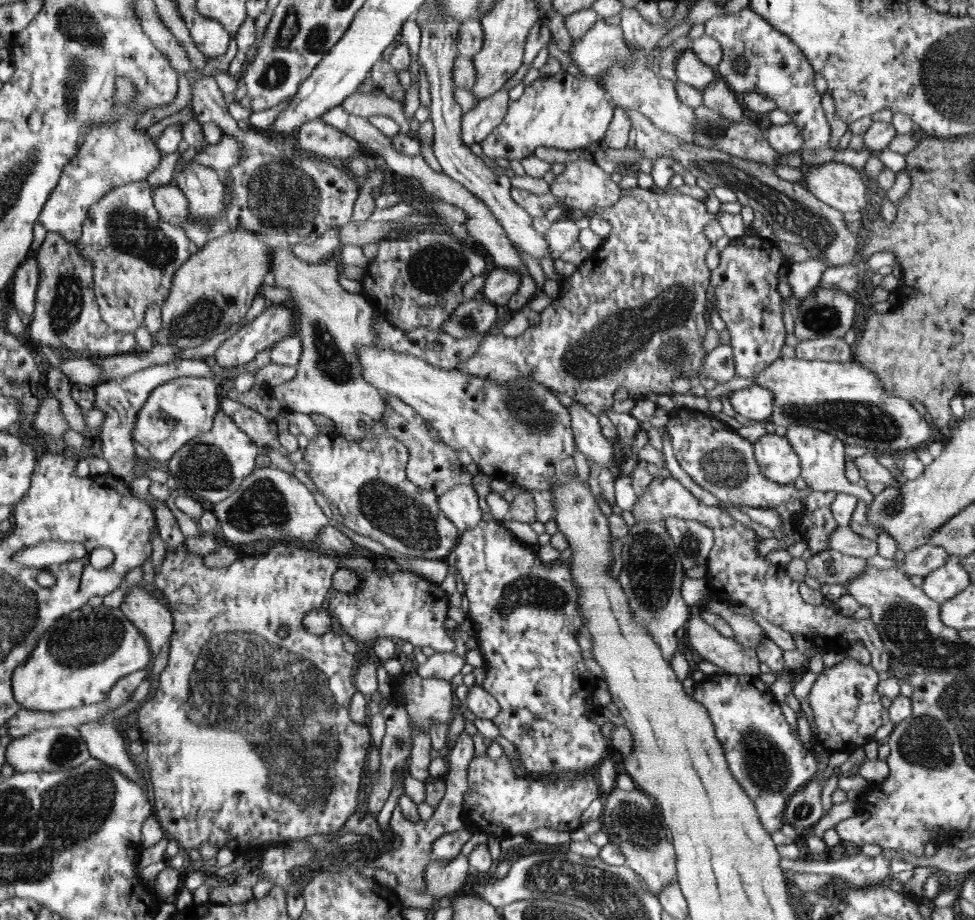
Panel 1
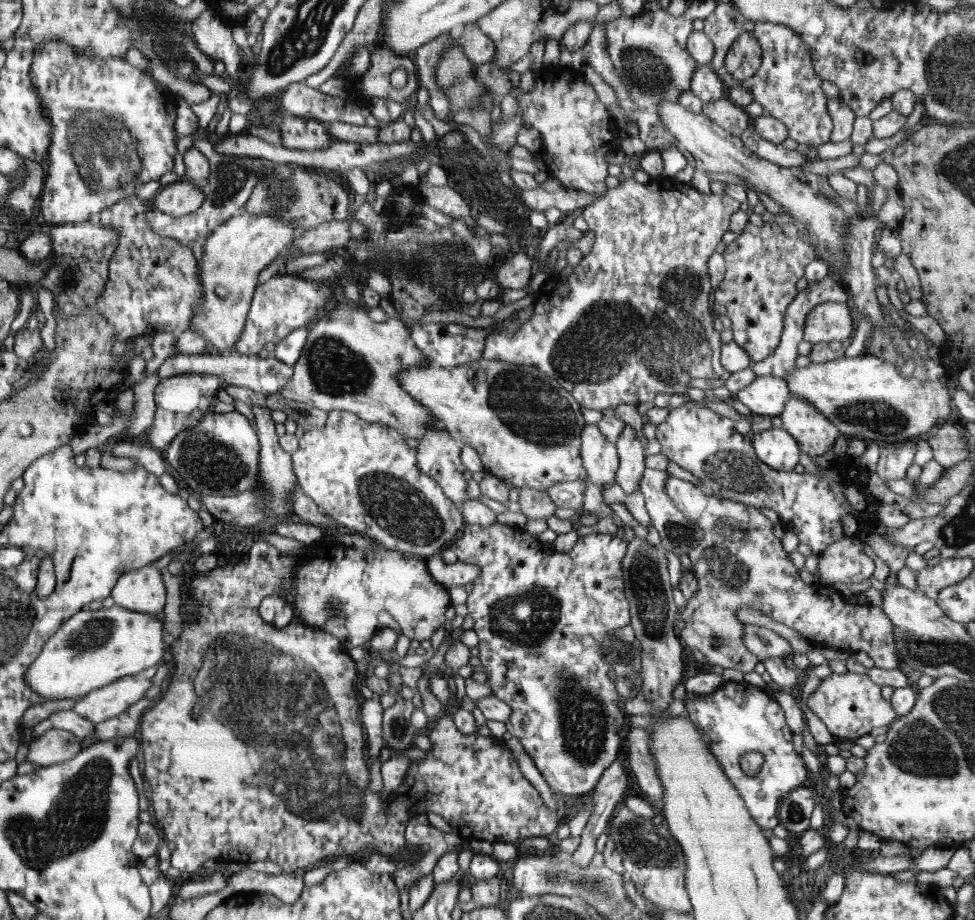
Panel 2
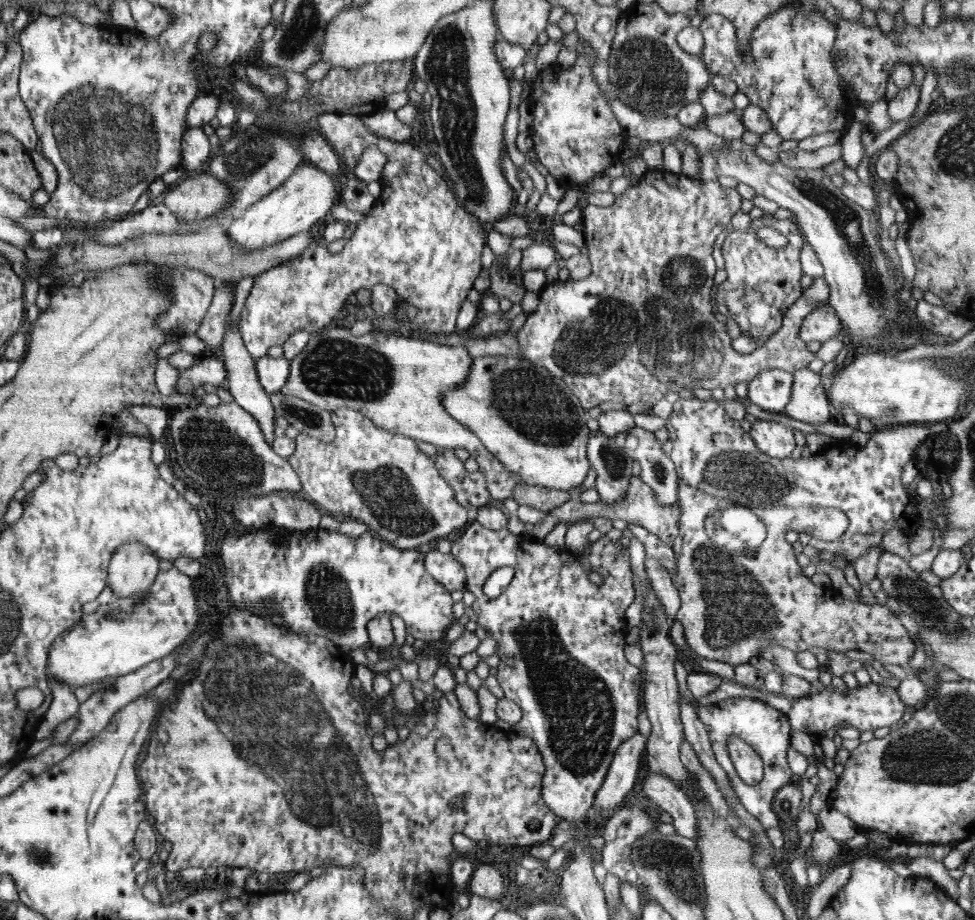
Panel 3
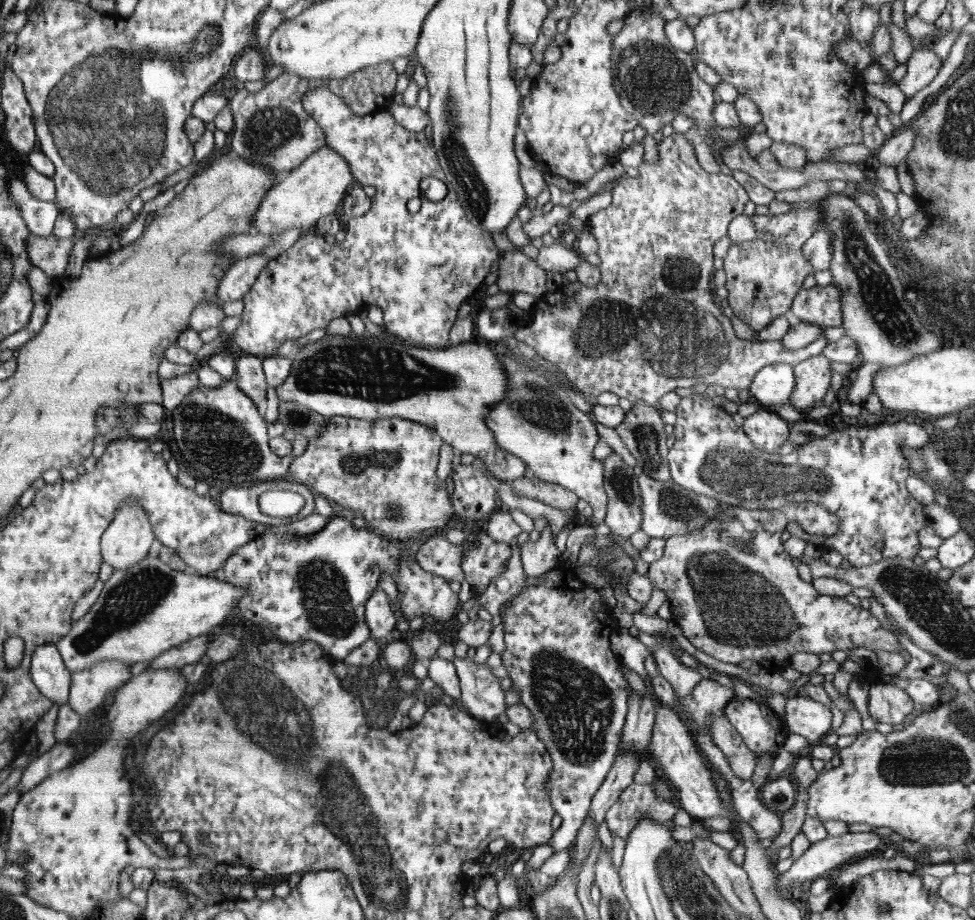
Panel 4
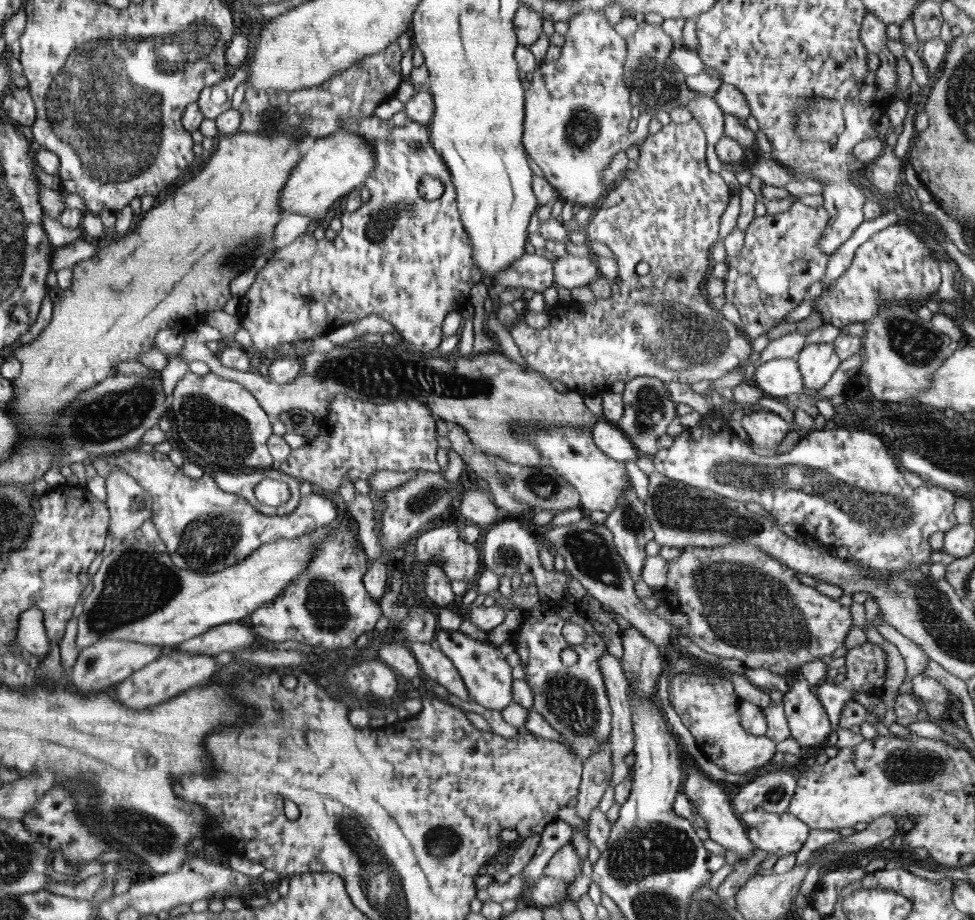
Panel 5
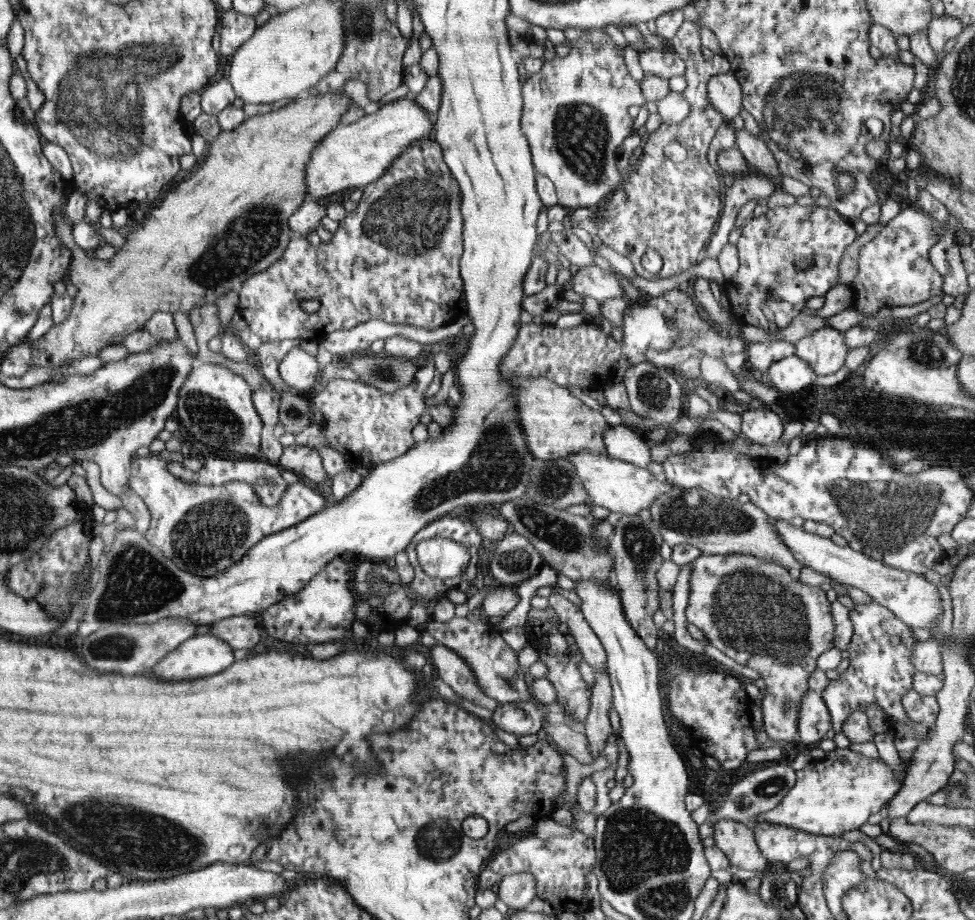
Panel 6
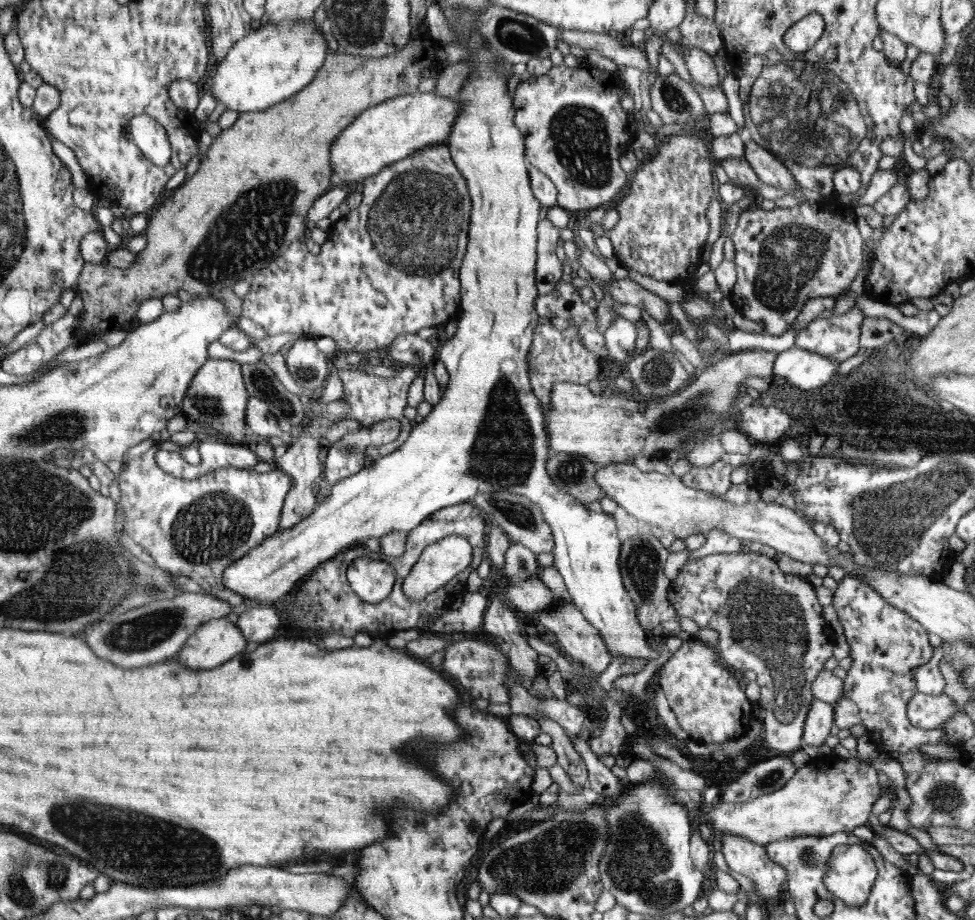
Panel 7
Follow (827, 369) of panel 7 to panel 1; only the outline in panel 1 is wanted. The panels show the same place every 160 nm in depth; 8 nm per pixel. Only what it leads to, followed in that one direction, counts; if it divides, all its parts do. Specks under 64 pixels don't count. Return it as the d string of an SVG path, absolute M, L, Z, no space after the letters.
M751 385L731 392L729 395L737 416L764 422L773 413L774 397L770 389L760 385Z

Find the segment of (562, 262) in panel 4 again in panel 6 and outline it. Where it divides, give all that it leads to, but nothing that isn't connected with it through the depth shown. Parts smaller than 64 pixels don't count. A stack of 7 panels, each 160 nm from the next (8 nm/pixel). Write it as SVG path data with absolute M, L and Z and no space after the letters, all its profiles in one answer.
M595 264L580 267L570 281L573 284L572 290L582 297L591 296L599 302L618 298L627 299L620 286L620 280Z

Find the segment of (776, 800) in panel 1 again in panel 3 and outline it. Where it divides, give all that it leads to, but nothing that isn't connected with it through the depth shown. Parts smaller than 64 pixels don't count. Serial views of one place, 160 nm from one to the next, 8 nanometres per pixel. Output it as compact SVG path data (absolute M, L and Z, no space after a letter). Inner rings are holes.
M730 698L716 702L716 704L708 704L708 706L695 705L695 711L698 720L704 724L716 761L726 772L742 806L755 819L758 819L765 829L778 826L779 820L774 814L772 801L776 792L791 782L793 775L787 762L792 732L787 714L783 714L780 710L776 710L764 702L750 698ZM730 738L744 740L761 757L764 774L760 783L750 786L738 777L728 753Z

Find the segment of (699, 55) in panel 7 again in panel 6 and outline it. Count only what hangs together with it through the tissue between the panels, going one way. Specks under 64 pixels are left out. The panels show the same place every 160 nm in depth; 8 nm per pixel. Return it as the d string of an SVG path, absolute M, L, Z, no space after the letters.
M731 72L711 76L707 84L707 95L714 110L726 121L739 115L743 94L740 83Z

